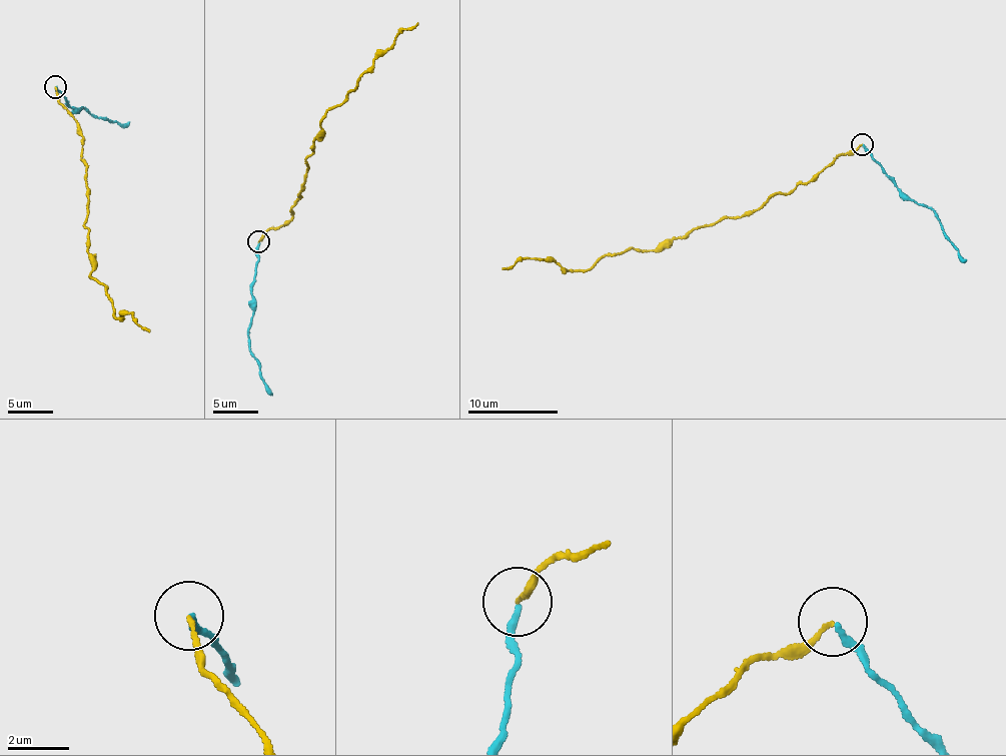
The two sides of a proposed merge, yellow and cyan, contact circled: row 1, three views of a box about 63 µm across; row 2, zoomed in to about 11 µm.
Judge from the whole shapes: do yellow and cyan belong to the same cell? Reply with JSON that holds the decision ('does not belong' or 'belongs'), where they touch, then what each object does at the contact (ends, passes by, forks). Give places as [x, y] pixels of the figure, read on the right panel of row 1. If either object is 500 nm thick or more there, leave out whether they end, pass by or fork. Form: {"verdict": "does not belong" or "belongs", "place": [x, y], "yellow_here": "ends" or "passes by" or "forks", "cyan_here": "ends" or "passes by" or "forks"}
{"verdict": "does not belong", "place": [862, 144], "yellow_here": "ends", "cyan_here": "ends"}

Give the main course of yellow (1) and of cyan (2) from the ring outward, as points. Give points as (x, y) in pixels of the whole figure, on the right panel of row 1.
1: (862, 144), (788, 192), (672, 237), (656, 250), (606, 253), (589, 269), (569, 270), (530, 257), (502, 267)
2: (864, 144), (904, 194), (933, 211), (947, 239), (966, 260)

